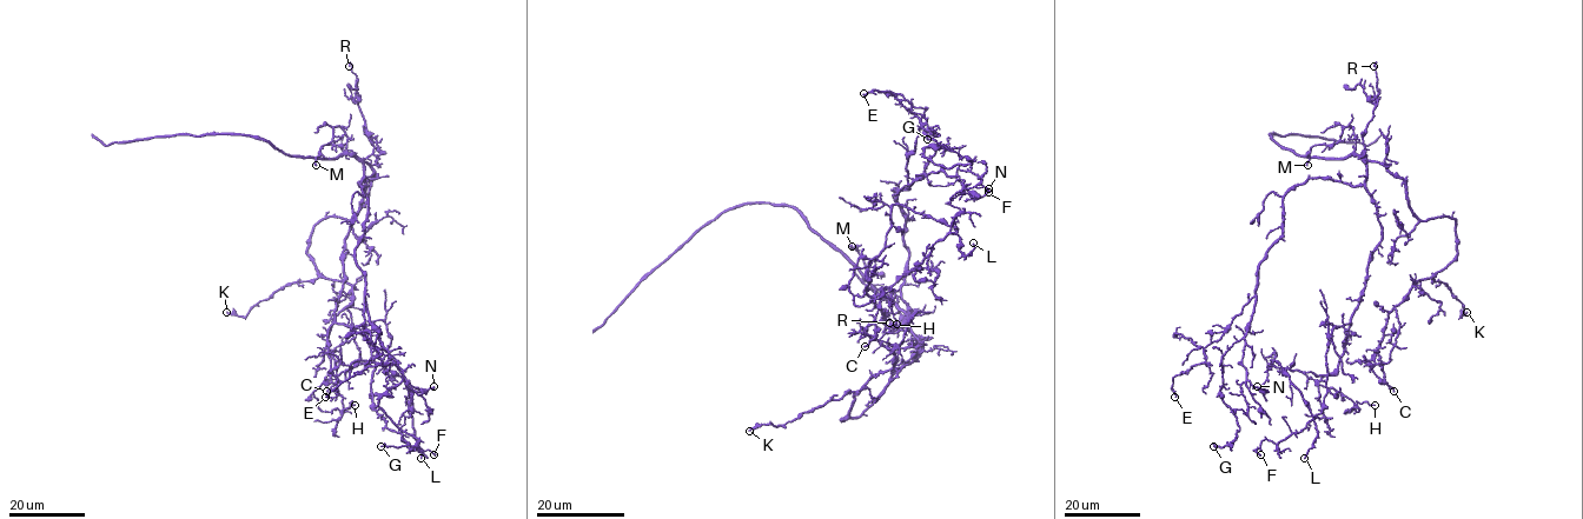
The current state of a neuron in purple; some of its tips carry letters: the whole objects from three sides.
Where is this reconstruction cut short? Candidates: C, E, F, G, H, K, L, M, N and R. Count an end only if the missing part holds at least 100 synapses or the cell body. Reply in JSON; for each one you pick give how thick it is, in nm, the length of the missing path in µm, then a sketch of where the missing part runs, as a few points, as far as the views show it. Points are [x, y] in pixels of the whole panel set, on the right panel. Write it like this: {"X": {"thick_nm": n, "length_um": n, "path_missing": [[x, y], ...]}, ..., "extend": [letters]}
{"extend": []}

